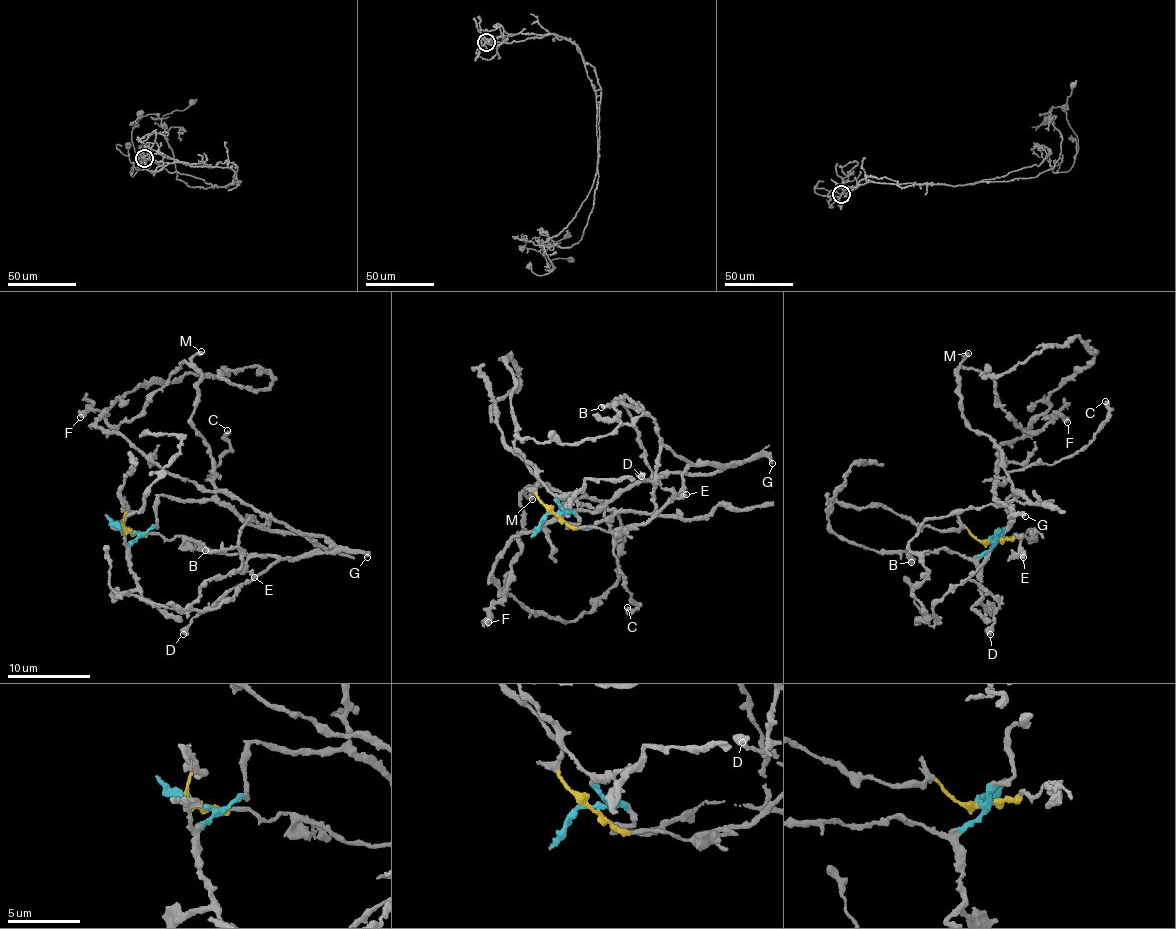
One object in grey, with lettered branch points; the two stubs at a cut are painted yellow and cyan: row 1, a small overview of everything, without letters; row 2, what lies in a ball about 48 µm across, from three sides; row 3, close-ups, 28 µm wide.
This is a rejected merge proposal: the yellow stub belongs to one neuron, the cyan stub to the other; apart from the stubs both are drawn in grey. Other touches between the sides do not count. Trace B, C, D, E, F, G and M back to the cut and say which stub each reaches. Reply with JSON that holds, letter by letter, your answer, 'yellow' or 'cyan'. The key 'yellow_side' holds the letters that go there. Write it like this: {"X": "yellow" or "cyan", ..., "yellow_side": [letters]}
{"B": "cyan", "C": "cyan", "D": "yellow", "E": "yellow", "F": "cyan", "G": "yellow", "M": "cyan", "yellow_side": ["D", "E", "G"]}

